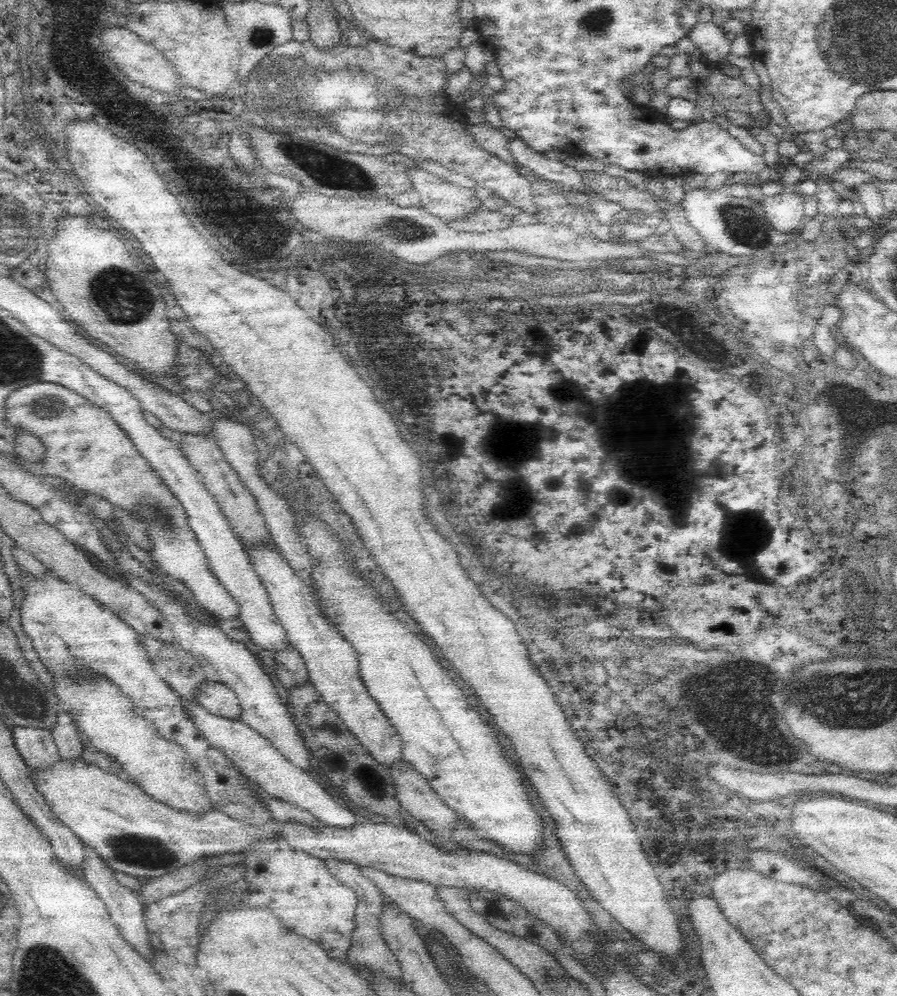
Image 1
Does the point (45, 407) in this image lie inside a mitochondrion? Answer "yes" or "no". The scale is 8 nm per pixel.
yes

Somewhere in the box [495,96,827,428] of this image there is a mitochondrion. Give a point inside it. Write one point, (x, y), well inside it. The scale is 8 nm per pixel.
(743, 225)

